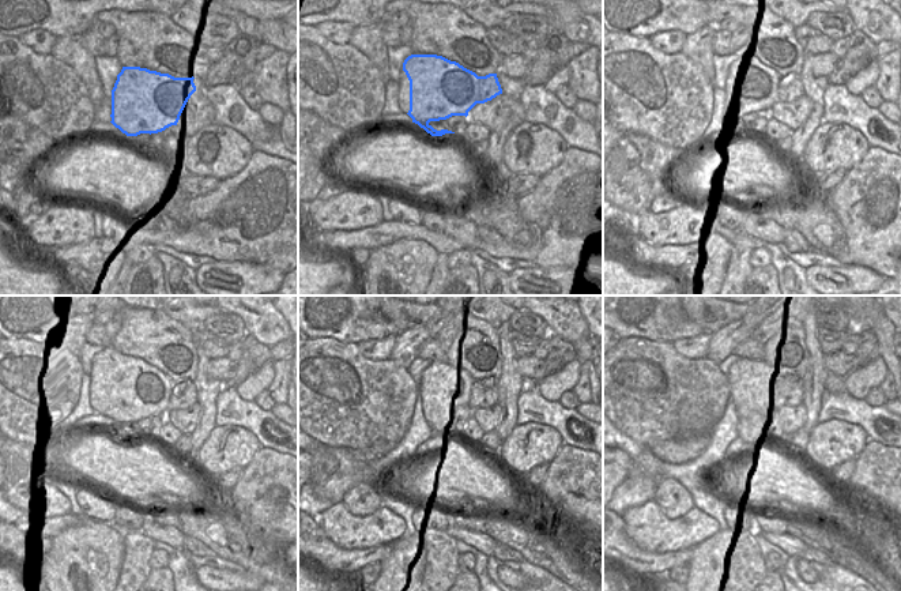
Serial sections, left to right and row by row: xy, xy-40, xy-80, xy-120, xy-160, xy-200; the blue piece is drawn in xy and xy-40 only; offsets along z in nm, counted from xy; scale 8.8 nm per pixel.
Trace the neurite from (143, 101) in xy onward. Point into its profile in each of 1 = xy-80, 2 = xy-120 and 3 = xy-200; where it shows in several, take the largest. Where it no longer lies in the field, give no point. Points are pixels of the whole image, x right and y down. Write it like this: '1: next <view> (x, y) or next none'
1: next xy-80 (745, 86)
2: next xy-120 (135, 390)
3: next xy-200 (753, 386)

